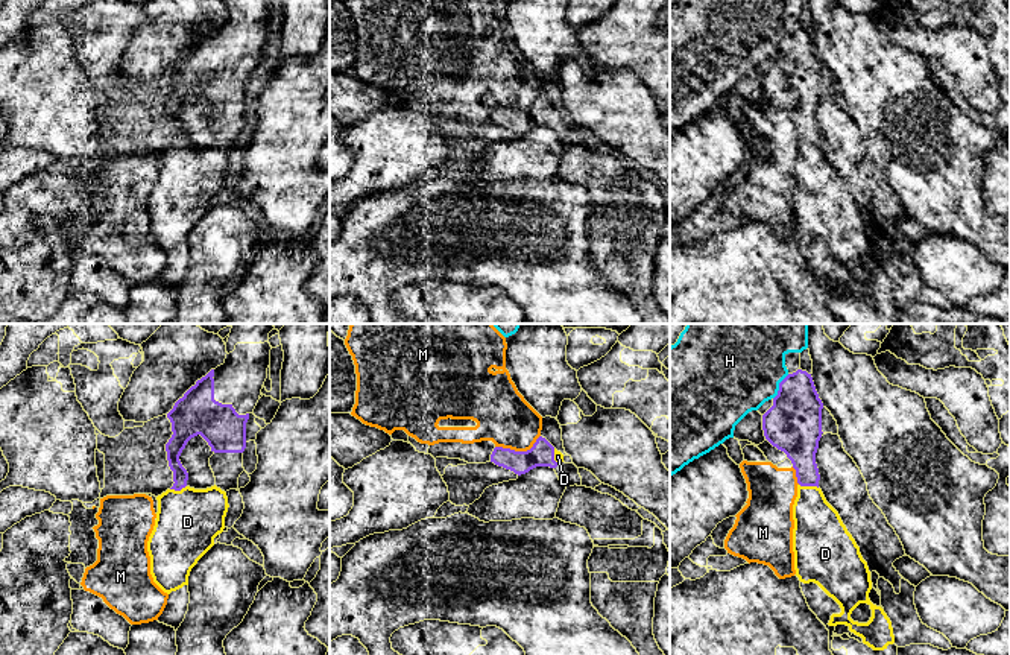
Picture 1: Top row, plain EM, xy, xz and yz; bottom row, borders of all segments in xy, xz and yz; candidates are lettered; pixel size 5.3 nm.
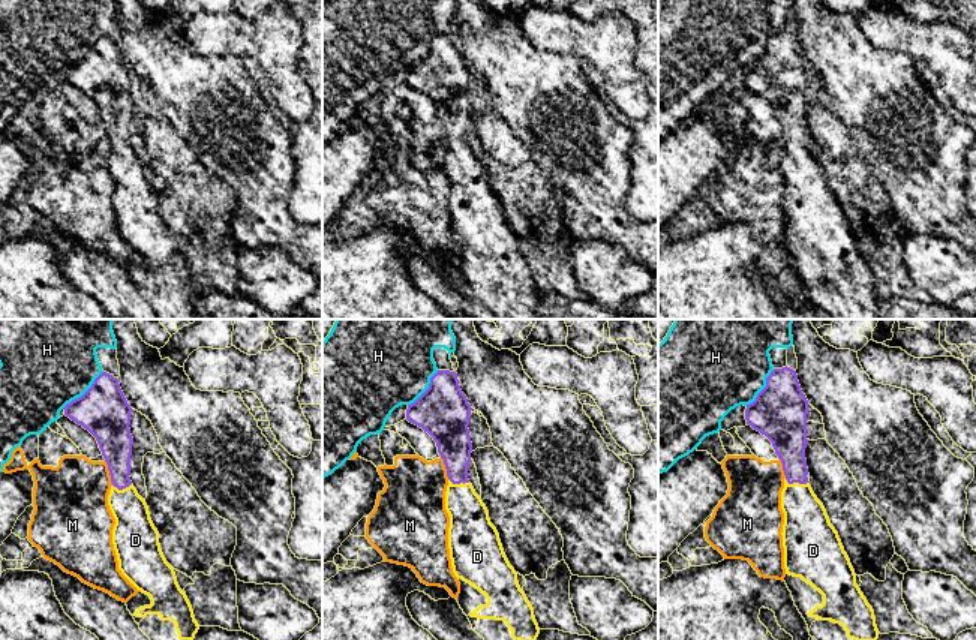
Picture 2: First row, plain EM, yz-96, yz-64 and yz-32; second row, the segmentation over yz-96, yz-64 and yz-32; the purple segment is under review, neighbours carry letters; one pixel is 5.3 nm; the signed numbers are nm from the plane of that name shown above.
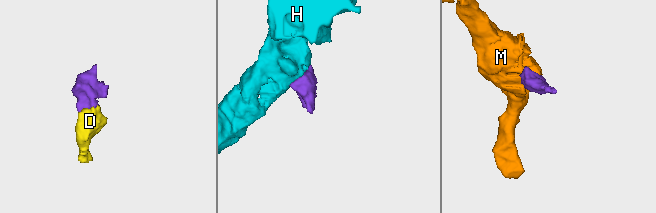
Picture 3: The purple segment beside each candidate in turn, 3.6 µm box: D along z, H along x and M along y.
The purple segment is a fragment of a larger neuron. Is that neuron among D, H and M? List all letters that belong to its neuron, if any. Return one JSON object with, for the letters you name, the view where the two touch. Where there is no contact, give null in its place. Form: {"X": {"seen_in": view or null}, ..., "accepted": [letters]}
{"D": {"seen_in": "yz"}, "accepted": ["D"]}

